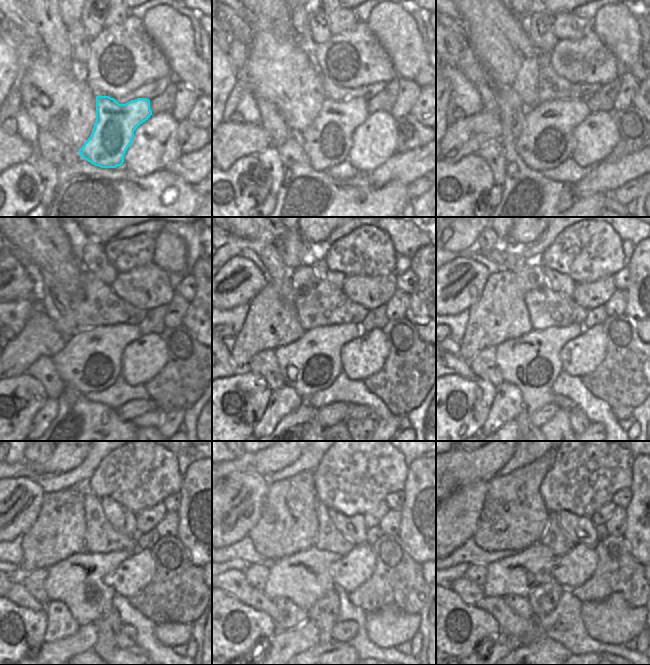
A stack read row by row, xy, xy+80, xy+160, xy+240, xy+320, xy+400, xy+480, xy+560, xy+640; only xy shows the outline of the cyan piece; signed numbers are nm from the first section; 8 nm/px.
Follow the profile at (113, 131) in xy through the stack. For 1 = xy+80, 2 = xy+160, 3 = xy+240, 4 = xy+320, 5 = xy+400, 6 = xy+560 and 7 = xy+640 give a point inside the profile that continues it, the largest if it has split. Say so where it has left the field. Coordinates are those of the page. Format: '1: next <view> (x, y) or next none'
1: next xy+80 (327, 141)
2: next xy+160 (547, 138)
3: next xy+240 (91, 361)
4: next xy+320 (310, 364)
5: next xy+400 (531, 362)
6: next xy+560 (304, 578)
7: next xy+640 (519, 574)

